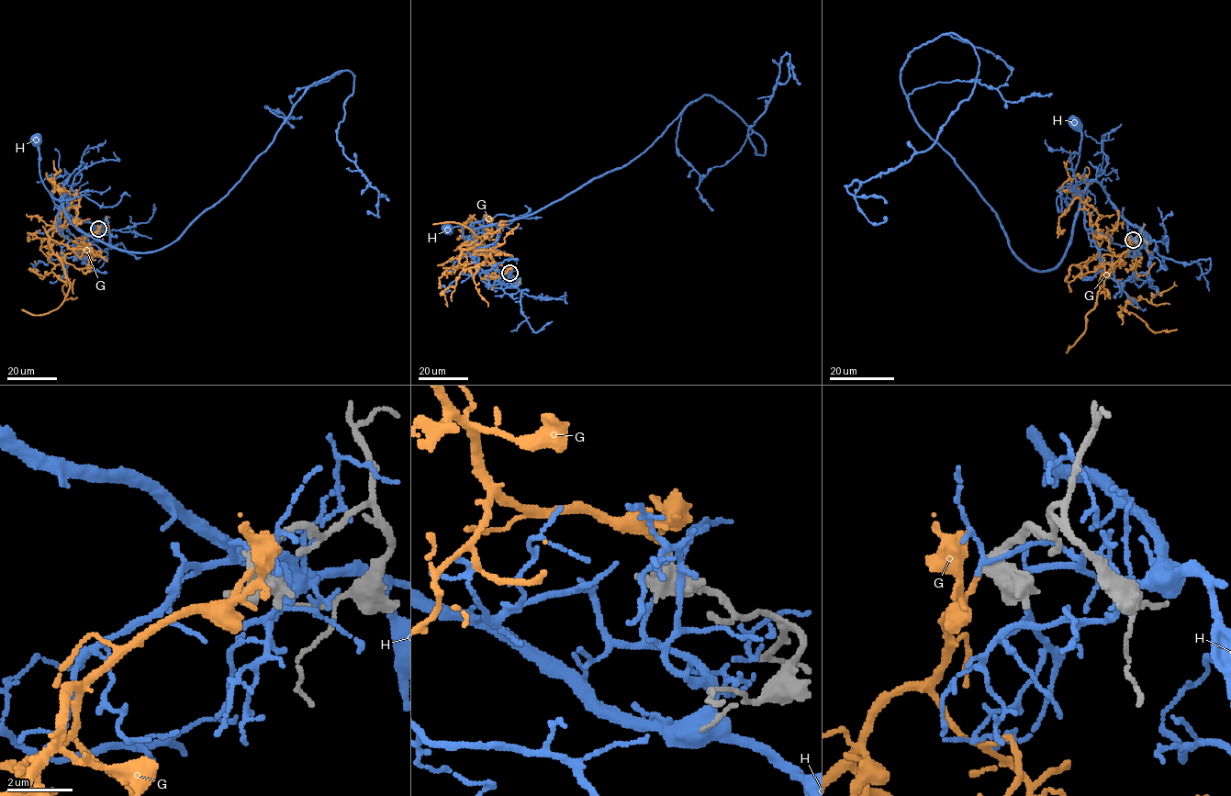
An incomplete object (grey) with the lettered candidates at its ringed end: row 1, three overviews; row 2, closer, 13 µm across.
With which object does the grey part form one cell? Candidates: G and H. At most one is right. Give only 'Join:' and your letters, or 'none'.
Join: G

